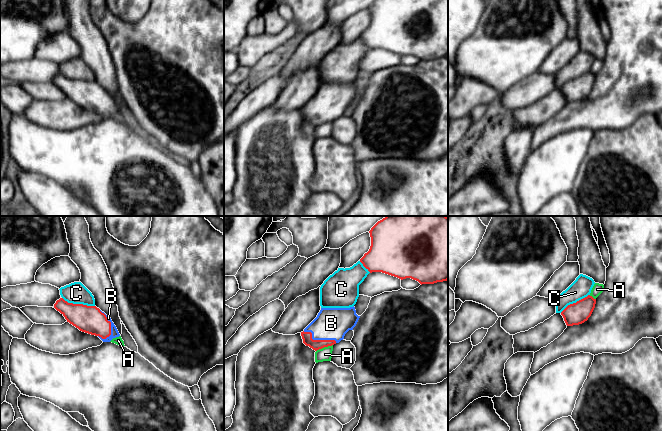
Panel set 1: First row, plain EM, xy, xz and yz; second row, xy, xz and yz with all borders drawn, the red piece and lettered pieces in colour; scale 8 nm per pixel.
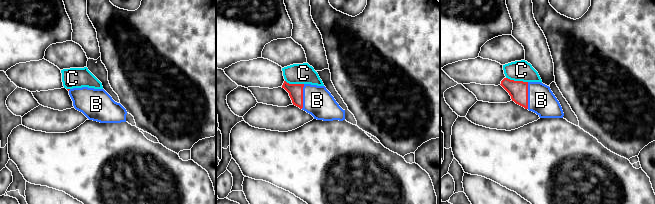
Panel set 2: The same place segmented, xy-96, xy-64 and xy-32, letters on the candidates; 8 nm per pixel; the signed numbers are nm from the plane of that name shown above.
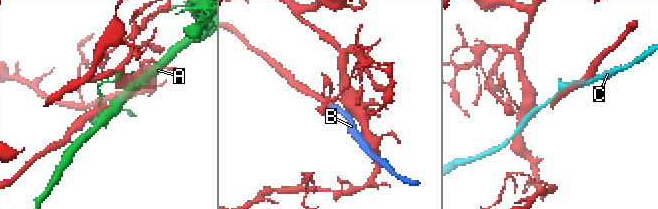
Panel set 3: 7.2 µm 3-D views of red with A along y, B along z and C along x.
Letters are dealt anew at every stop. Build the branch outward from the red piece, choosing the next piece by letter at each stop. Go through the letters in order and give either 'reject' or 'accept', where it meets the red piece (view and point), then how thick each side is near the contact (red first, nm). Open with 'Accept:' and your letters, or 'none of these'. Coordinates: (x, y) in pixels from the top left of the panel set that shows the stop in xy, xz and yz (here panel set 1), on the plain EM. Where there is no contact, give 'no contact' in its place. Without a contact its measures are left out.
Accept: B
A: reject | xz (324, 122) | 80/110 nm
B: accept | xy (110, 100) | 220/60 nm
C: reject | xy (78, 80) | 220/170 nm

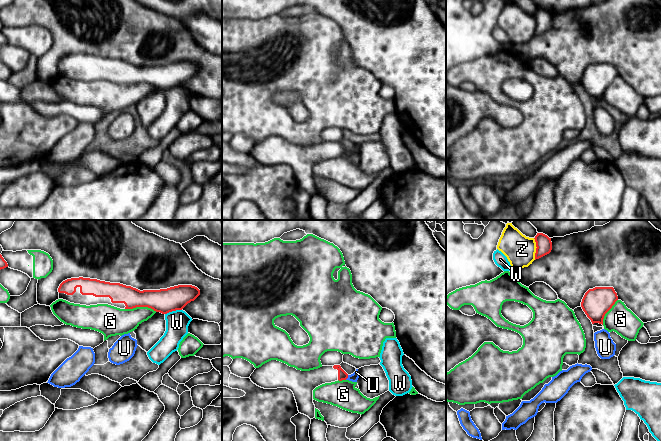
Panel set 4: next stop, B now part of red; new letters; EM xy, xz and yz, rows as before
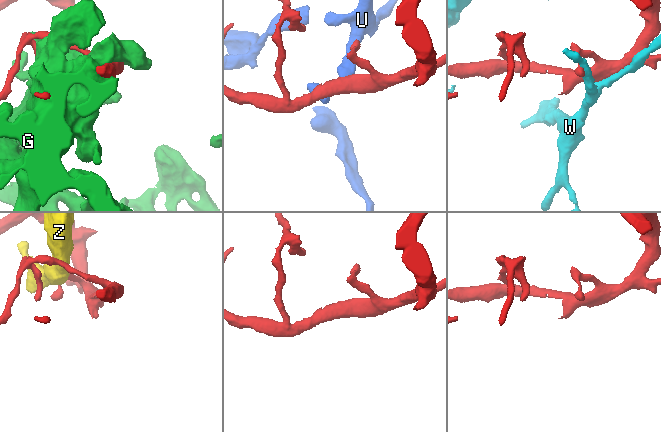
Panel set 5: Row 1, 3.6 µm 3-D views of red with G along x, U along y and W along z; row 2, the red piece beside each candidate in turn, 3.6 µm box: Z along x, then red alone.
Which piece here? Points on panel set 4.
Accept: none of these
G: reject | xy (141, 82) | 190/220 nm
U: reject | xz (347, 153) | 80/70 nm
W: reject | xy (173, 86) | 190/190 nm
Z: reject | yz (536, 25) | 130/240 nm

